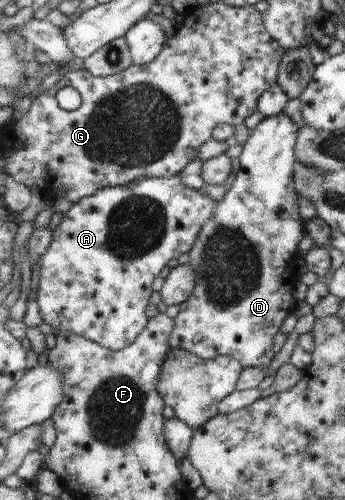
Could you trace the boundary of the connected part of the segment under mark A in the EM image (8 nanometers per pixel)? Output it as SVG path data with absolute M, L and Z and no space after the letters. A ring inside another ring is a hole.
M175 175L167 178L145 177L136 180L133 183L125 184L125 186L107 187L97 192L96 195L83 199L80 203L72 205L54 232L54 242L49 247L47 254L42 258L41 268L39 268L38 278L40 287L38 301L40 302L41 312L44 316L45 323L50 324L57 330L75 331L85 338L97 341L97 344L103 345L105 348L113 349L115 352L122 351L124 348L131 346L137 337L148 327L151 320L147 316L147 308L151 305L151 296L155 292L155 280L163 274L163 270L169 266L169 262L173 262L175 258L179 258L185 252L190 253L199 240L199 234L214 216L218 209L219 201L213 200L201 189L197 190L185 184L181 175Z

